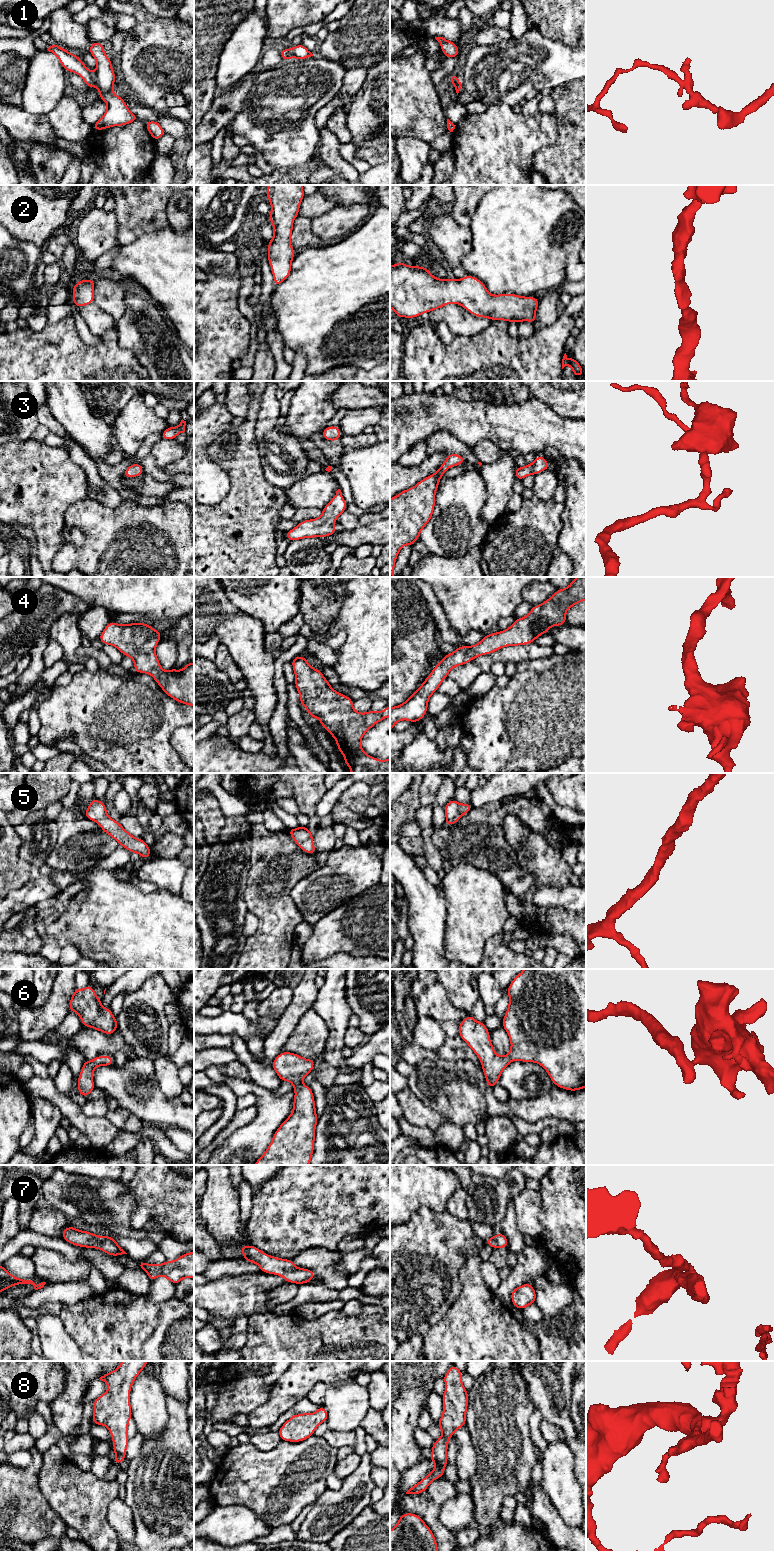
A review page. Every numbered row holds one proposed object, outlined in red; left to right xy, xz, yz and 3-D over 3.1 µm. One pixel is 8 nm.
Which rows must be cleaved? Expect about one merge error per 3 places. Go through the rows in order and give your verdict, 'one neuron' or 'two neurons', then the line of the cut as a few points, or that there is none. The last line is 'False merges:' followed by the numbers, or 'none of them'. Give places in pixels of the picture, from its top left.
1: two neurons; cut xy (93, 74), (95, 84)
2: one neuron; cut none
3: one neuron; cut none
4: one neuron; cut none
5: one neuron; cut none
6: one neuron; cut none
7: one neuron; cut none
8: one neuron; cut none
False merges: 1

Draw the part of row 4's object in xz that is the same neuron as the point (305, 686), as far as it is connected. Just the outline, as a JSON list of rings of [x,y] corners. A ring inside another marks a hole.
[[[296,656],[291,661],[295,673],[295,686],[300,696],[300,707],[305,706],[307,713],[321,721],[321,726],[335,738],[338,750],[344,755],[344,763],[351,773],[390,773],[390,758],[378,760],[369,756],[361,747],[364,734],[378,722],[390,717],[390,706],[383,711],[359,713],[353,708],[353,700],[337,691],[329,684],[321,670],[312,668],[305,657]]]

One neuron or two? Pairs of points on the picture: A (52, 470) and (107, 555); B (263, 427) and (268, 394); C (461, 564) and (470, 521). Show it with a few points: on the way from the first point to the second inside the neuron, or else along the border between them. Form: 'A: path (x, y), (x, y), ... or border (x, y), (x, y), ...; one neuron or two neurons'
A: border (88, 497), (78, 500), (66, 510), (63, 525); two neurons
B: path (267, 419), (268, 402); one neuron
C: border (480, 546), (474, 546), (458, 556), (439, 555); two neurons

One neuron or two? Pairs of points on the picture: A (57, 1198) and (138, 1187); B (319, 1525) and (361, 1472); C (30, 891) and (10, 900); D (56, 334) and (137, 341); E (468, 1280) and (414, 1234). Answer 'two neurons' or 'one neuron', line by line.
A: two neurons
B: one neuron
C: one neuron
D: two neurons
E: two neurons

